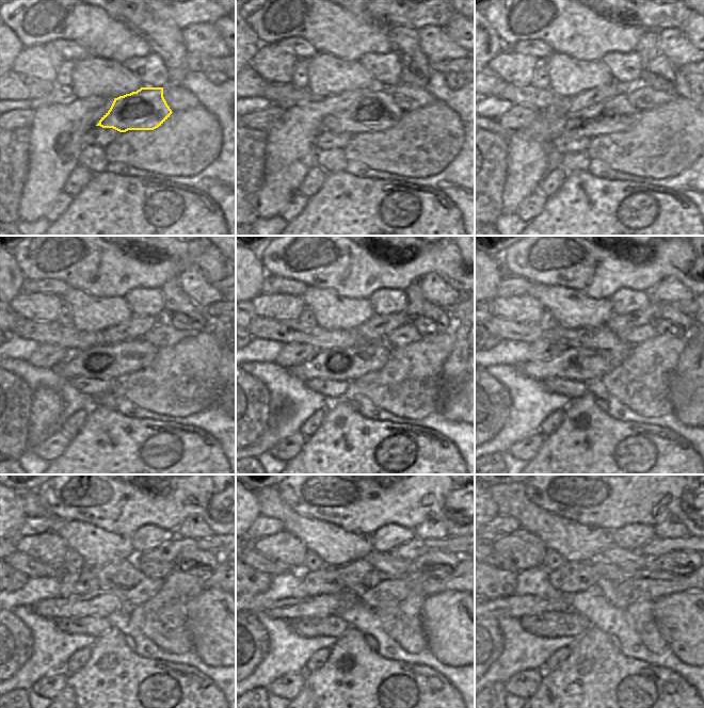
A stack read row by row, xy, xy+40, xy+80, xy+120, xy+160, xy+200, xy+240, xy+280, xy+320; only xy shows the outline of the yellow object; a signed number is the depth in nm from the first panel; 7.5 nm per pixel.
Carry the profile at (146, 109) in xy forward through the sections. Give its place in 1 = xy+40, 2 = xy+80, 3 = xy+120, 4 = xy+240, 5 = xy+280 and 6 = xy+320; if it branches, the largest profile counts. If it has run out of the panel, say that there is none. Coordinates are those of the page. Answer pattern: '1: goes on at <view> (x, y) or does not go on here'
1: goes on at xy+40 (374, 111)
2: goes on at xy+80 (616, 114)
3: goes on at xy+120 (111, 361)
4: goes on at xy+240 (100, 602)
5: goes on at xy+280 (335, 602)
6: goes on at xy+320 (516, 606)

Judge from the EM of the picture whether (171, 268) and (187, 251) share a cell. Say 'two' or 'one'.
two

